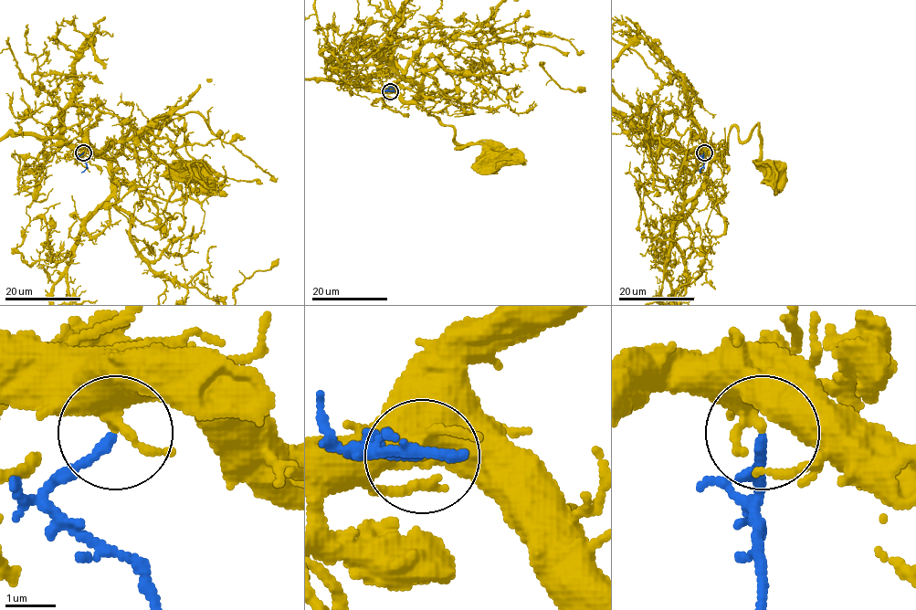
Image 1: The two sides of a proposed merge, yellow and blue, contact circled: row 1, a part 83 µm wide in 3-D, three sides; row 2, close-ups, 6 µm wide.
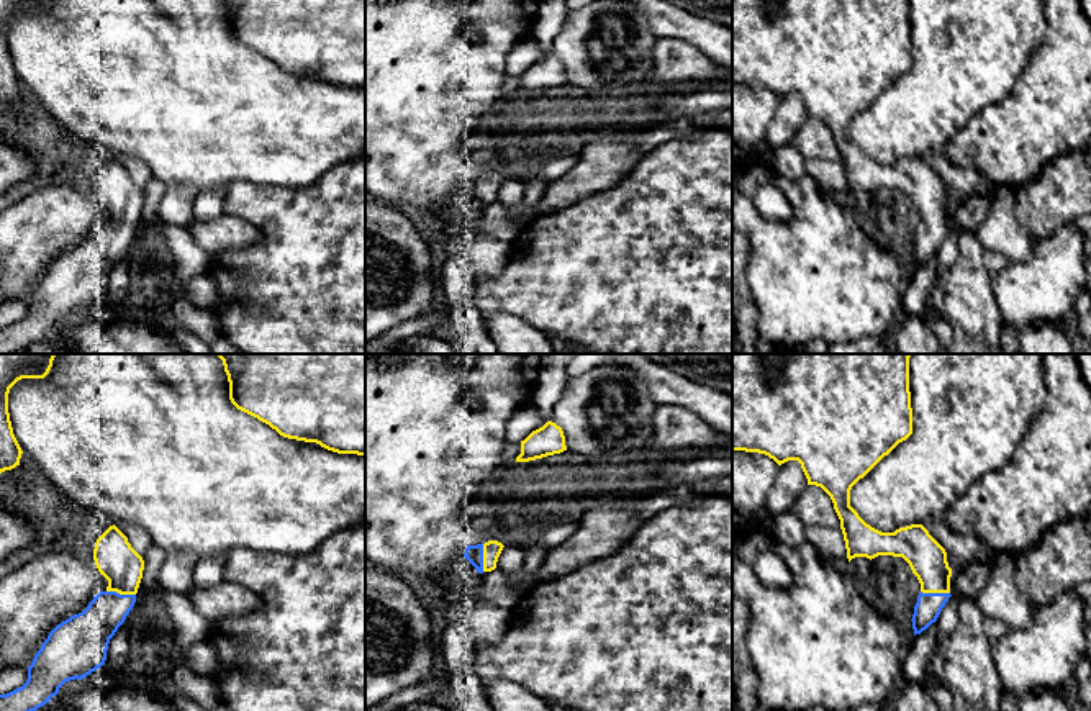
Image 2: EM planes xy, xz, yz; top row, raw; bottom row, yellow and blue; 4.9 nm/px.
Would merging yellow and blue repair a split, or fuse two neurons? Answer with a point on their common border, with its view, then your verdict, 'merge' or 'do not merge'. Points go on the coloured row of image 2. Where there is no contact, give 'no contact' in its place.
xy (122, 593) | merge

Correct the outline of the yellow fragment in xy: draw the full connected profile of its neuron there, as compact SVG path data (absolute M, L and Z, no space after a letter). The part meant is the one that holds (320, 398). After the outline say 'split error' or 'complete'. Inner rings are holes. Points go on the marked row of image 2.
M216 354L229 382L231 403L280 436L316 442L337 454L365 455L365 354Z; complete

